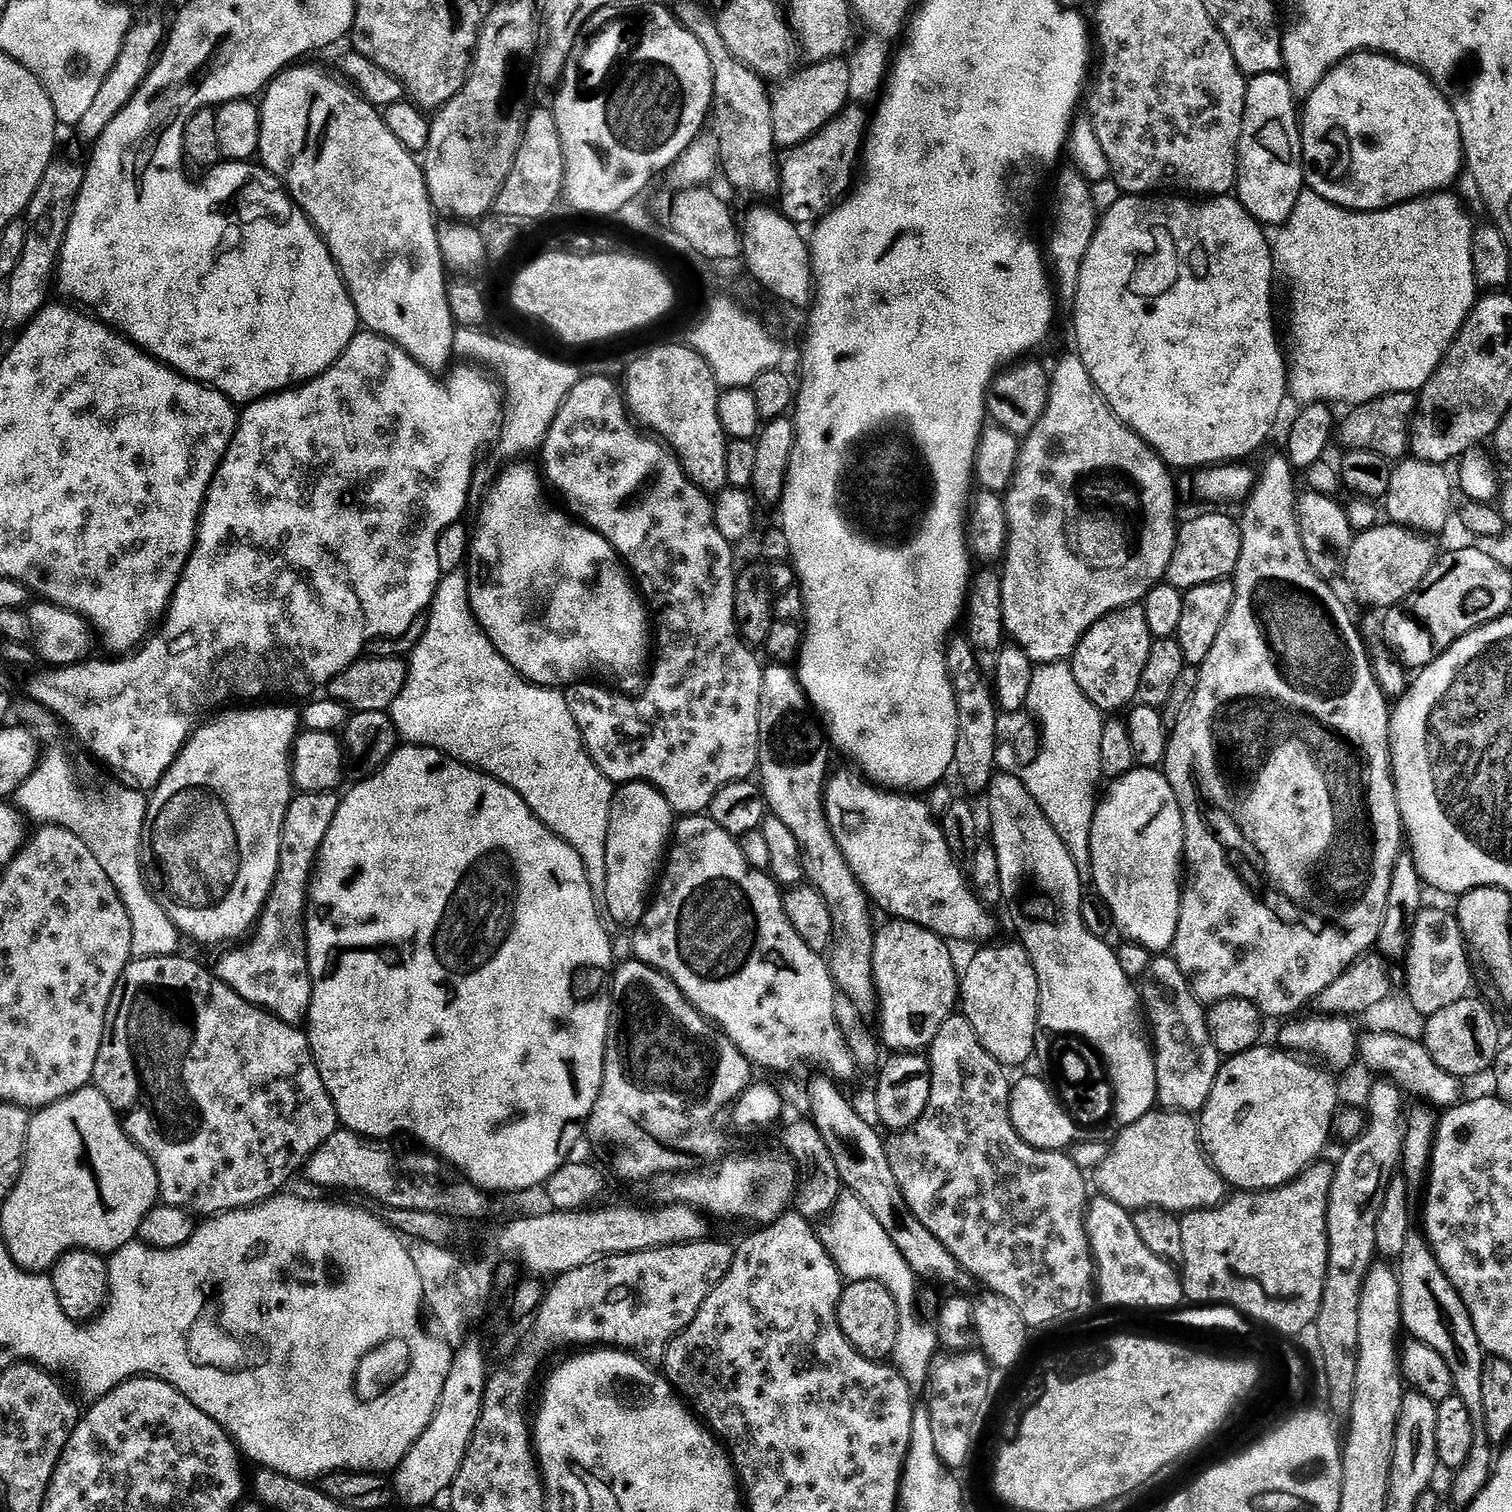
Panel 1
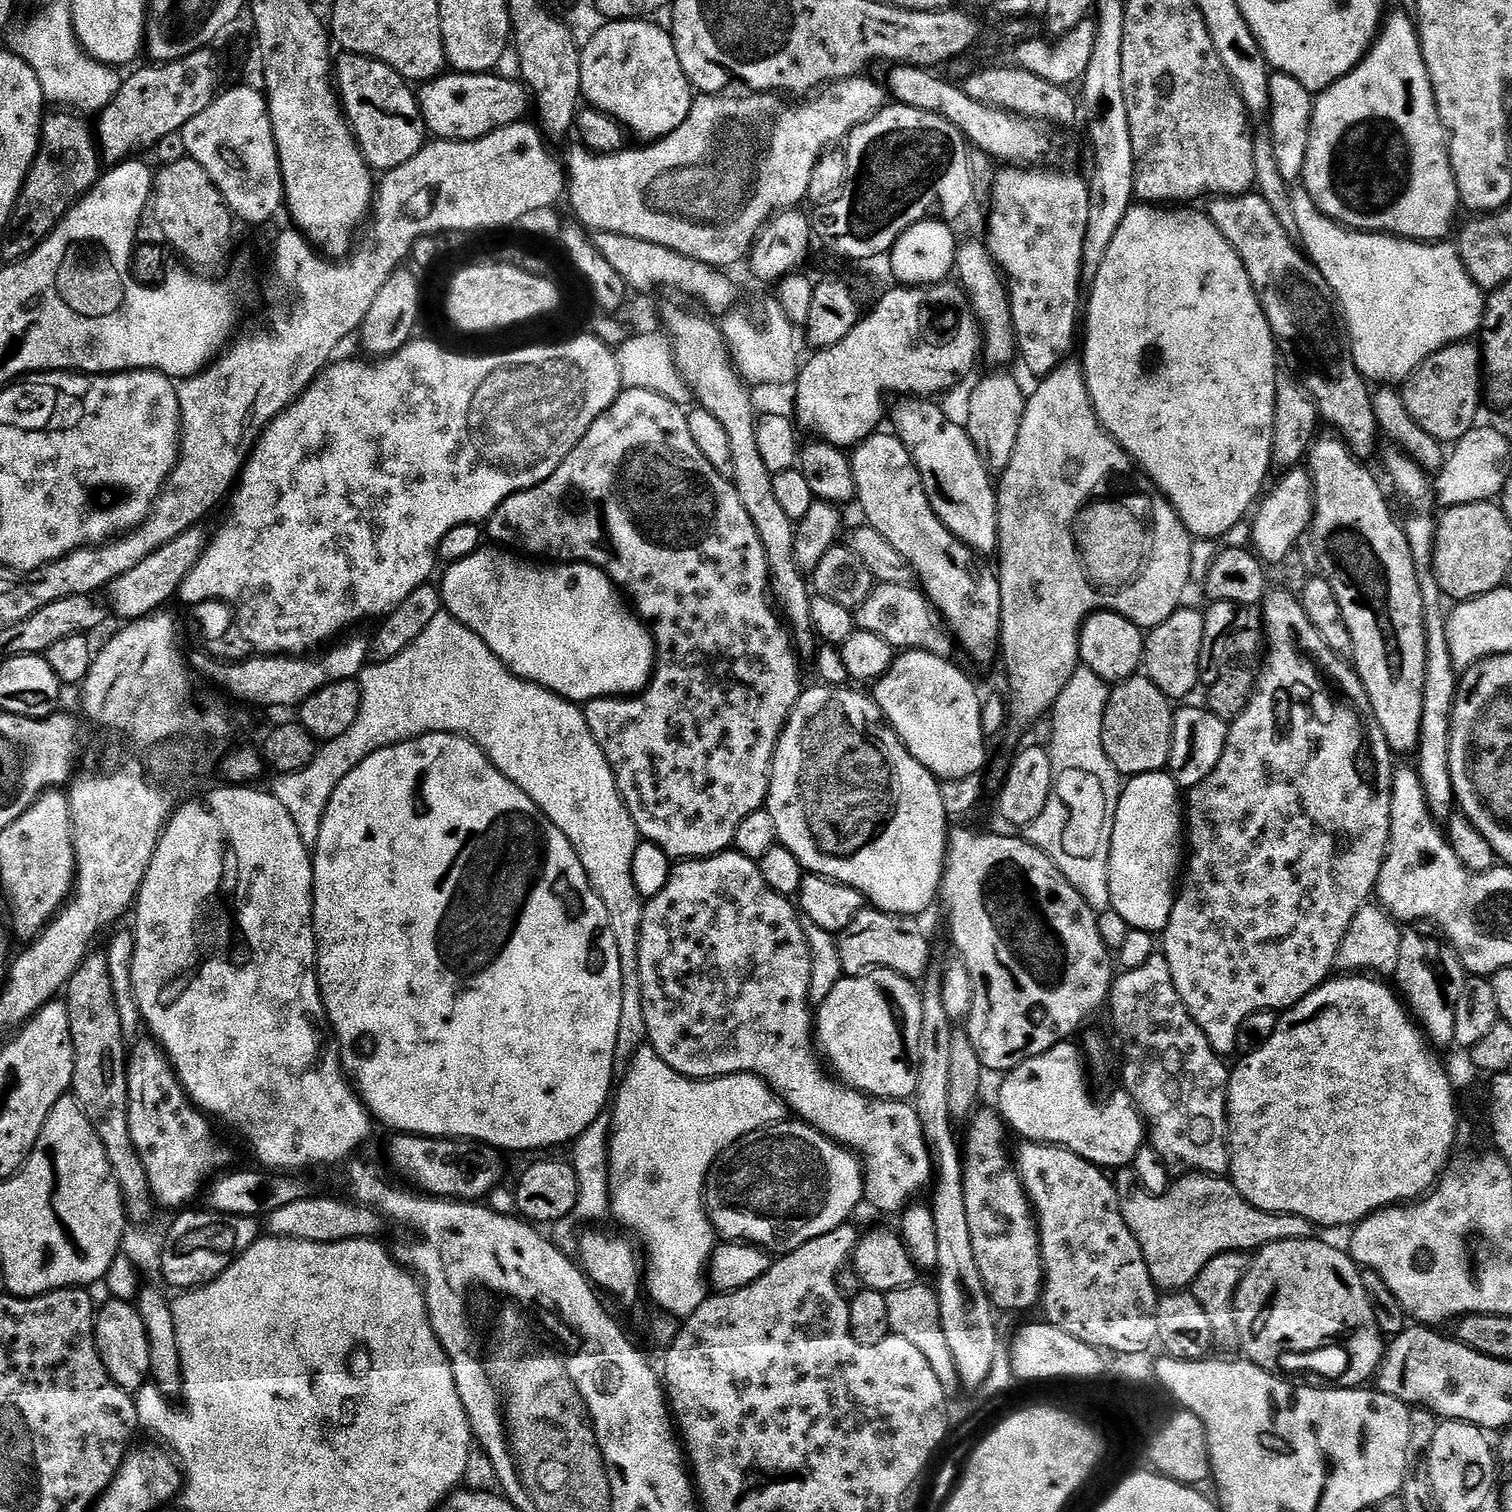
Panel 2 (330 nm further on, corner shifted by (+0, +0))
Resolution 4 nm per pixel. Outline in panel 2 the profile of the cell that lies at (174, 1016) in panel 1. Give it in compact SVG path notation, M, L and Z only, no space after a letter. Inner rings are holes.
M140 1038L131 1045L127 1074L130 1138L145 1167L155 1203L183 1209L191 1205L188 1203L199 1194L204 1183L205 1187L217 1173L231 1165L228 1163L232 1152L216 1137L213 1121L193 1104L164 1049L155 1040Z

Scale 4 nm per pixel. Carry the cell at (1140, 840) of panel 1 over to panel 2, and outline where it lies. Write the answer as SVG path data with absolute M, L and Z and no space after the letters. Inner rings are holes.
M1167 771L1131 777L1120 794L1109 858L1111 909L1125 919L1129 929L1153 934L1163 933L1167 929L1174 897L1178 892L1178 873L1182 868L1180 844L1182 848L1182 789L1176 785L1174 778Z

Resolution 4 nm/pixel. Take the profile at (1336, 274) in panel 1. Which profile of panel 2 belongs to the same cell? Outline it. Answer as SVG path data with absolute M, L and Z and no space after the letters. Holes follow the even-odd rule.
M1303 186L1293 187L1291 195L1301 235L1299 243L1334 290L1346 325L1348 347L1365 380L1403 382L1417 366L1426 362L1426 358L1438 354L1438 350L1467 341L1479 333L1480 325L1484 323L1486 292L1470 278L1455 243L1403 240L1383 232L1358 232L1329 218Z

